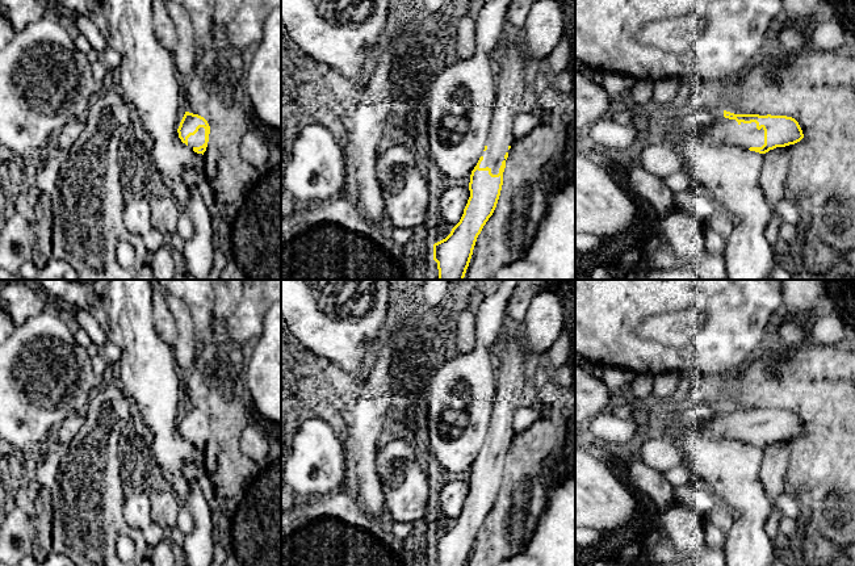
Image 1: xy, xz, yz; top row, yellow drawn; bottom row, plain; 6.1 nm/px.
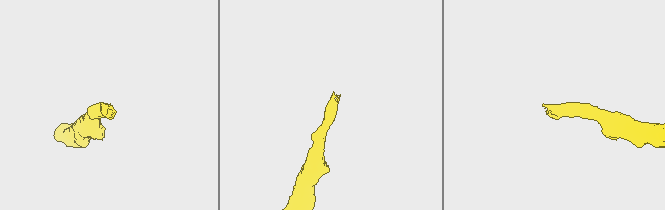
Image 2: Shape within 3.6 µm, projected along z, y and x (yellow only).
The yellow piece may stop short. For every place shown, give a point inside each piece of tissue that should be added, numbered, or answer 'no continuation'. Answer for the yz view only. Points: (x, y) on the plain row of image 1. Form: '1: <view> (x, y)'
1: yz (723, 424)

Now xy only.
1: xy (198, 432)

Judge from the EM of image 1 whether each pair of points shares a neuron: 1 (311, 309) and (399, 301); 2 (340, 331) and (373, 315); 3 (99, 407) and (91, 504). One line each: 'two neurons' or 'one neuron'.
1: two neurons
2: one neuron
3: one neuron

